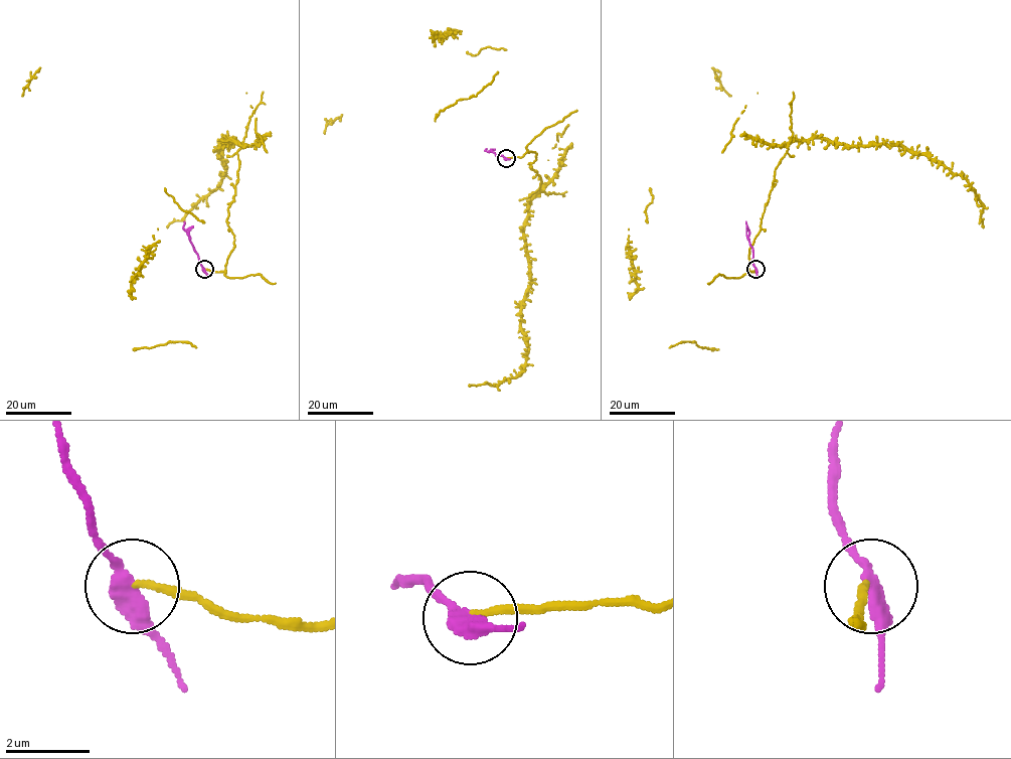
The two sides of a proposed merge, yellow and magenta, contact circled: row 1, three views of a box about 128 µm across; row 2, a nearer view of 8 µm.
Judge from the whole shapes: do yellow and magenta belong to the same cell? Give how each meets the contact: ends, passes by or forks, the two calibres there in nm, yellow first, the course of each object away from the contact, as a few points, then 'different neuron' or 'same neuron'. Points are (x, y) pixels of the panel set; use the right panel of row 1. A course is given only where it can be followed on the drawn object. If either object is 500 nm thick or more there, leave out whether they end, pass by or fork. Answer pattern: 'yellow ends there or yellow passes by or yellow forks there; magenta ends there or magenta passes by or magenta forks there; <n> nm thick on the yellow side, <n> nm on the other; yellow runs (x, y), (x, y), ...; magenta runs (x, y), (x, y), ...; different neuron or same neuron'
yellow ends there; magenta passes by; 160 nm thick on the yellow side, 360 nm on the other; yellow runs (754, 269), (749, 249), (793, 141), (925, 154), (974, 189), (983, 228); magenta runs (755, 269), (746, 221); different neuron

